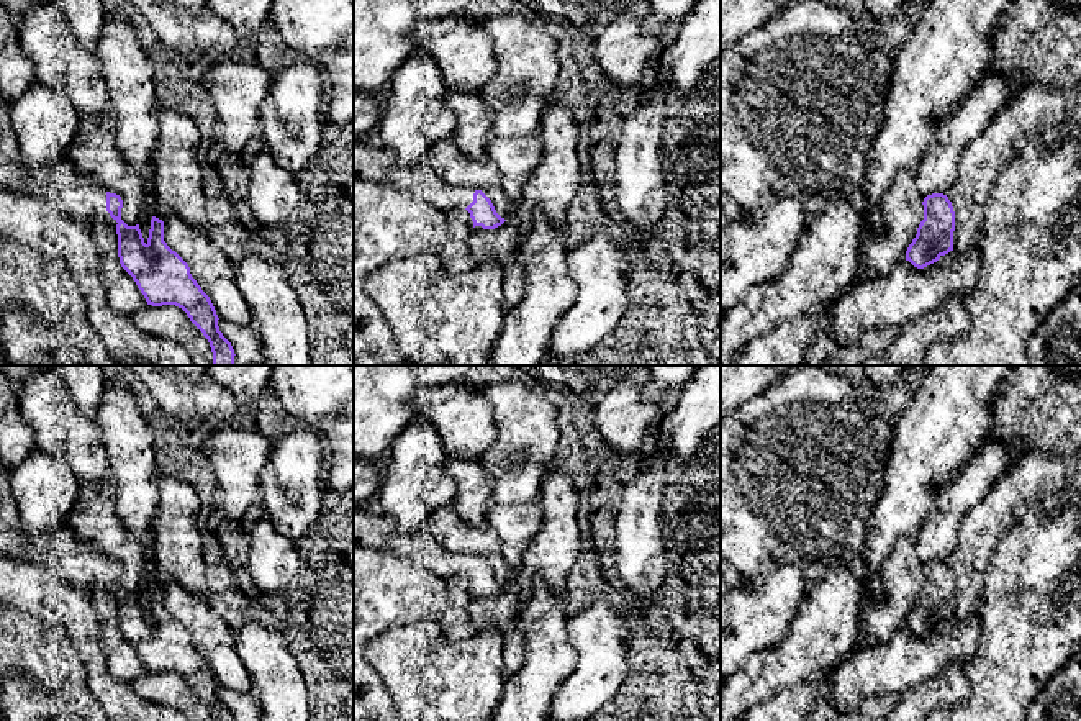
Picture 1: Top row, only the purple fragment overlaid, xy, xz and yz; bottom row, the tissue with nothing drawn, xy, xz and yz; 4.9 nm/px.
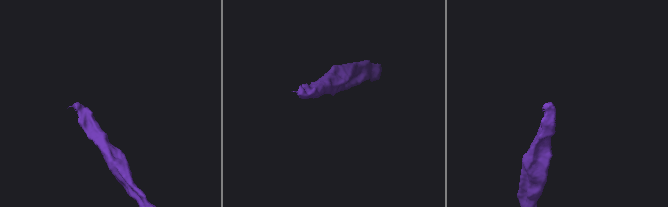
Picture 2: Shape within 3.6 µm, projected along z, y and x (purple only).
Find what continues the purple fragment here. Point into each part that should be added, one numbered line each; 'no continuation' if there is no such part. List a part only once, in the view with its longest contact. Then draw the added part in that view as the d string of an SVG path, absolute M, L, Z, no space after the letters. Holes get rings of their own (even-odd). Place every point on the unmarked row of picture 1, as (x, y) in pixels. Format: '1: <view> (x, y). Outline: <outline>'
1: xy (63, 553). Outline: M0 460L0 555L23 559L49 567L74 587L92 592L106 590L116 596L116 587L106 578L106 559L69 529L29 539L20 523L11 492L11 472Z

